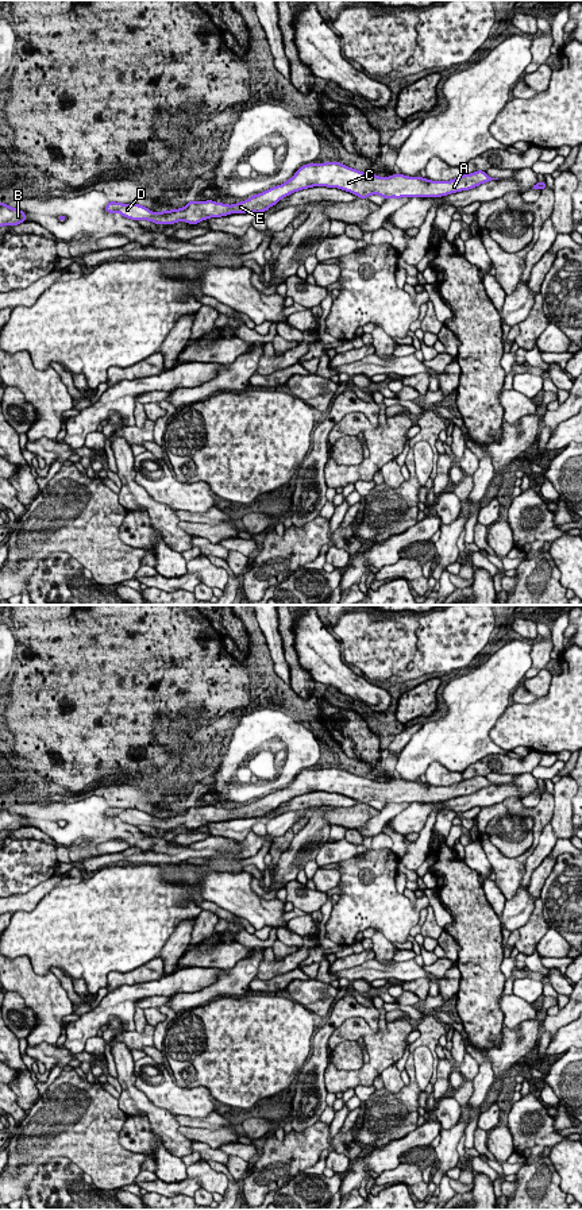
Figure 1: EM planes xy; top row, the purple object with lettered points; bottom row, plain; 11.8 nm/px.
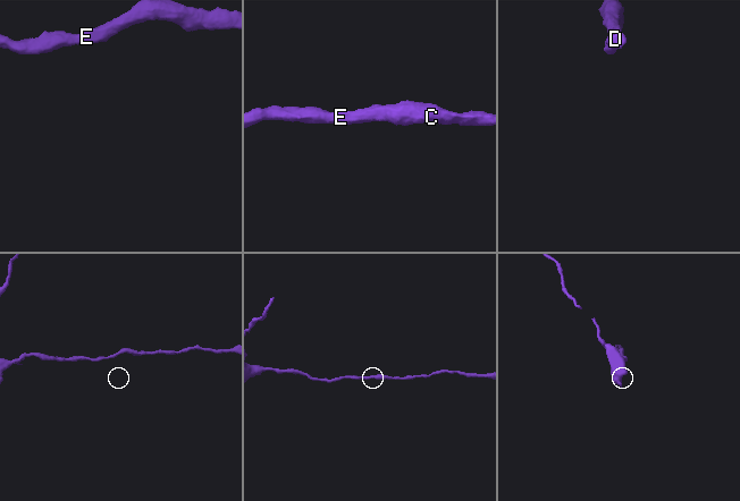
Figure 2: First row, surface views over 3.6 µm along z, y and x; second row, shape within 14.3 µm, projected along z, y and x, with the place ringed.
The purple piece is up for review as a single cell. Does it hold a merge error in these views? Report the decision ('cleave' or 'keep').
keep

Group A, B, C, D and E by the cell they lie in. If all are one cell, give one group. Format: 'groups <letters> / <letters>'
groups A B C D E

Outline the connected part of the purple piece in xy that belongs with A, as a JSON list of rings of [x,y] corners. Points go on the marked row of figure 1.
[[[340,162],[308,163],[302,165],[294,176],[284,184],[273,186],[262,193],[251,196],[248,200],[232,205],[212,200],[189,200],[184,208],[157,213],[139,204],[109,201],[105,205],[105,212],[119,212],[123,217],[131,220],[147,220],[155,224],[174,224],[177,221],[199,224],[203,220],[221,217],[231,213],[261,213],[278,204],[281,199],[297,190],[313,186],[338,188],[356,194],[359,199],[367,199],[371,194],[379,194],[383,199],[412,199],[442,197],[473,189],[492,180],[498,178],[492,178],[482,170],[463,174],[450,181],[432,181],[420,176],[409,177],[400,173],[390,177],[379,177],[348,167]]]

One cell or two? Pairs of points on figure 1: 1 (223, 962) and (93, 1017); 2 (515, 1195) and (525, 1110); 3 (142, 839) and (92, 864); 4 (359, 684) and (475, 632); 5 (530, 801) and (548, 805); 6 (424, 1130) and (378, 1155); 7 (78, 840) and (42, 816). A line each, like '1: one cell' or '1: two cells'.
1: two cells
2: one cell
3: two cells
4: two cells
5: two cells
6: one cell
7: one cell

